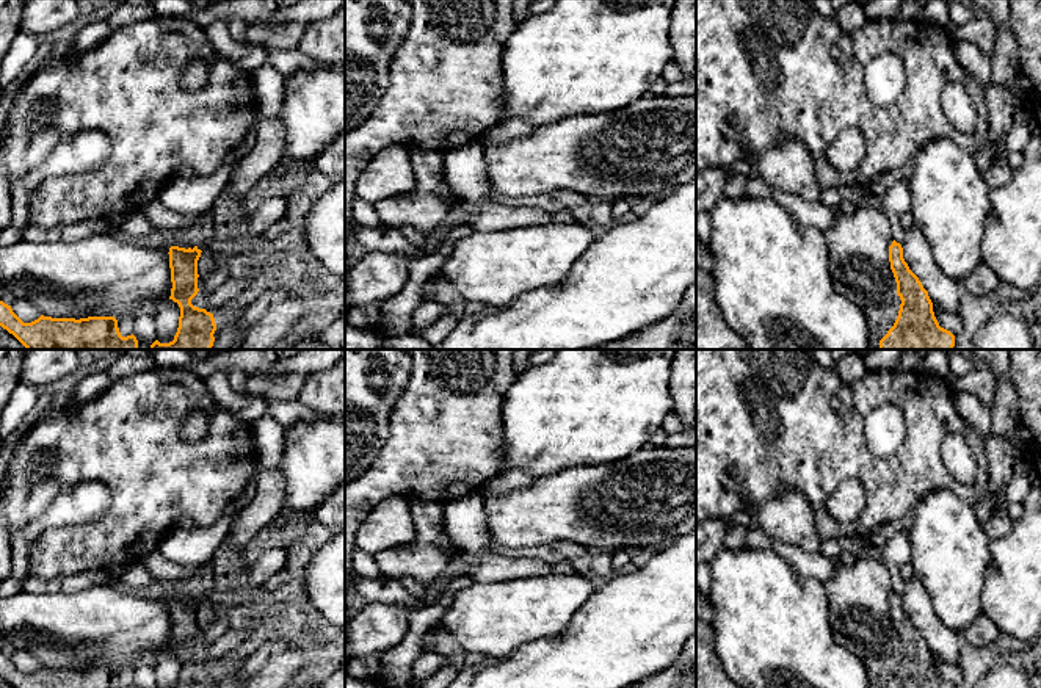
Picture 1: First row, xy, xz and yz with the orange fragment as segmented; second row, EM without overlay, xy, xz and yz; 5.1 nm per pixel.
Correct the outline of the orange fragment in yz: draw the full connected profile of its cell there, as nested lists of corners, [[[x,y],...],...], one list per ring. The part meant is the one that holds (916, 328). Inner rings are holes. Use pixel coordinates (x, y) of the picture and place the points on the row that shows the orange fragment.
[[[895,240],[889,246],[889,262],[901,304],[894,326],[880,340],[880,349],[953,349],[955,335],[939,326],[928,291],[909,270]]]

